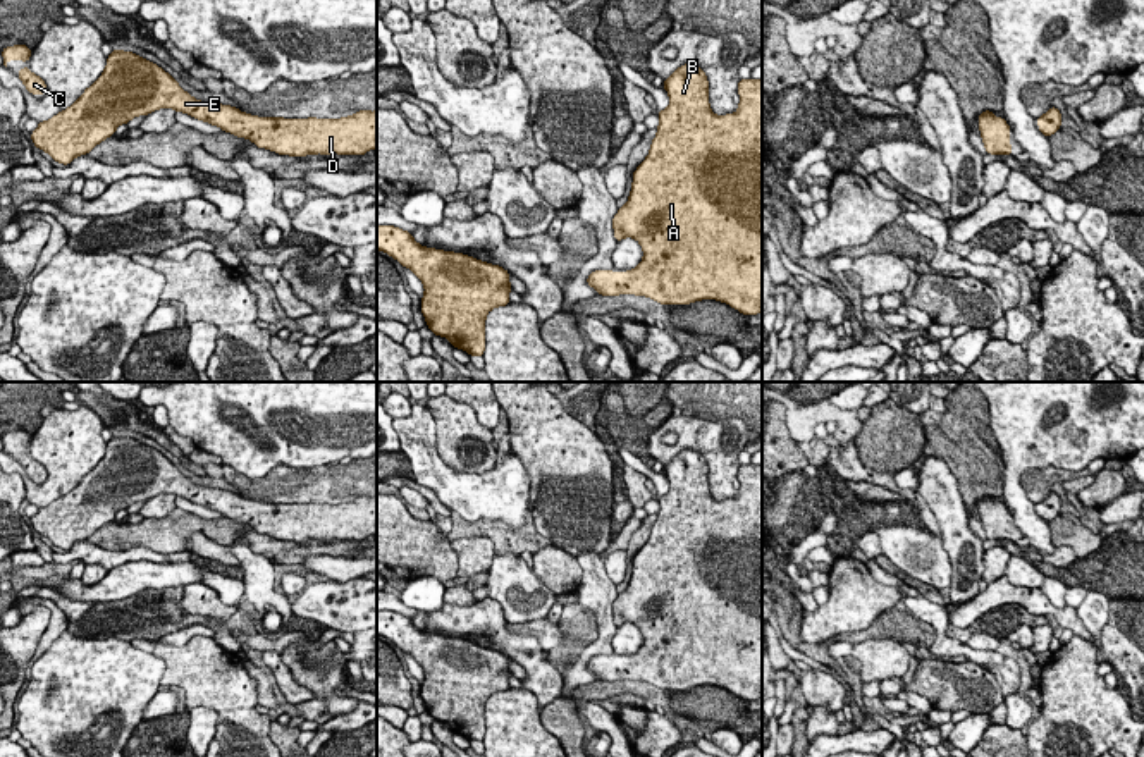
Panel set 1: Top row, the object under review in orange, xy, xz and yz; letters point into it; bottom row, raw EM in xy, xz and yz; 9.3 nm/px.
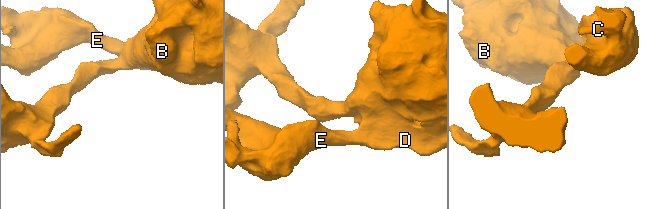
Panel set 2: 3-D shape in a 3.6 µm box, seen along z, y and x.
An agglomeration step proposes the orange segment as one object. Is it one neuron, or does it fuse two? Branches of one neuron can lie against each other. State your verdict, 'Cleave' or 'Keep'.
Keep

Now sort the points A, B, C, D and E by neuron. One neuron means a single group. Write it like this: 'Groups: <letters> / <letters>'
Groups: A B C D E

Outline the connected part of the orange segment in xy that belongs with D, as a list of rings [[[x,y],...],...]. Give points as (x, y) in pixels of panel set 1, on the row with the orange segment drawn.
[[[119,48],[107,57],[101,76],[69,108],[40,122],[31,139],[55,162],[69,165],[114,136],[120,124],[158,108],[188,114],[279,155],[365,155],[377,148],[377,110],[341,119],[258,117],[196,100],[162,67]]]

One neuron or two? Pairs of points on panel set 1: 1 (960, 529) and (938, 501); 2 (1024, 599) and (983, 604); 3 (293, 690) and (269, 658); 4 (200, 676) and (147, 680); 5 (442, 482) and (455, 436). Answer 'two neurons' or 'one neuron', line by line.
1: one neuron
2: one neuron
3: one neuron
4: two neurons
5: two neurons

